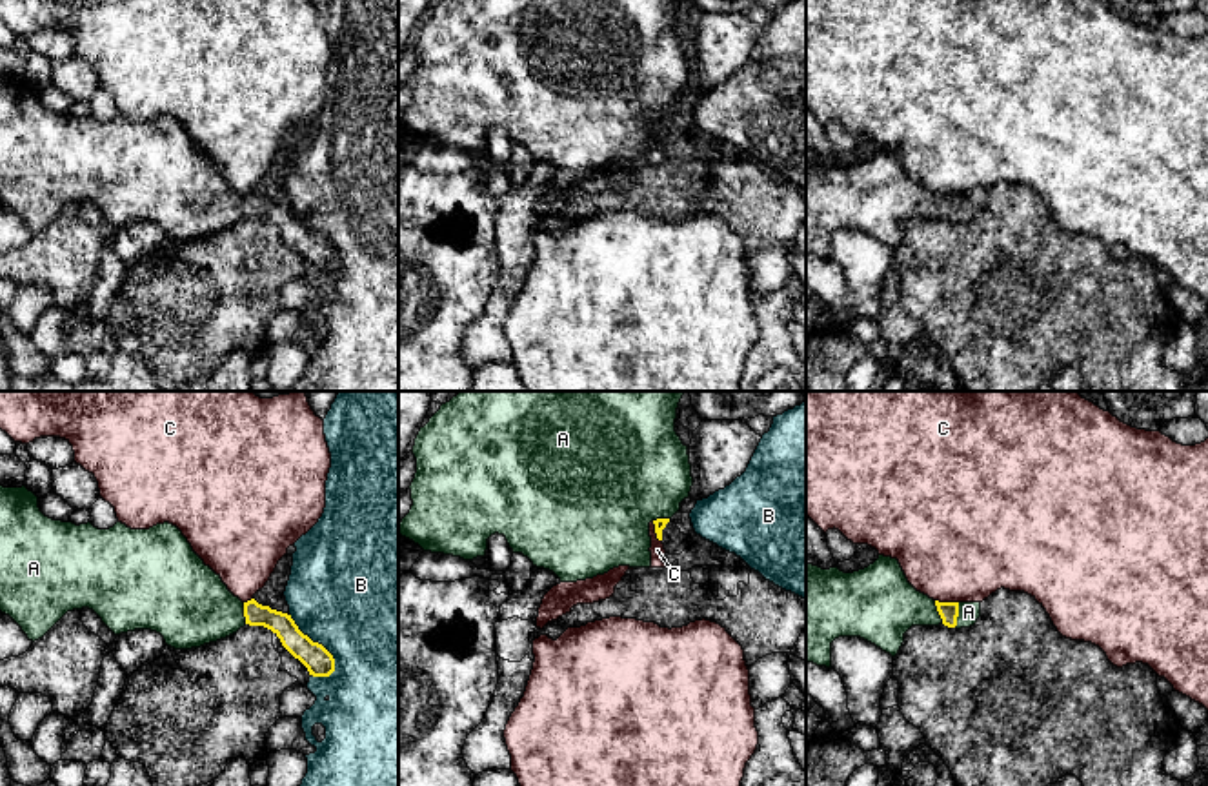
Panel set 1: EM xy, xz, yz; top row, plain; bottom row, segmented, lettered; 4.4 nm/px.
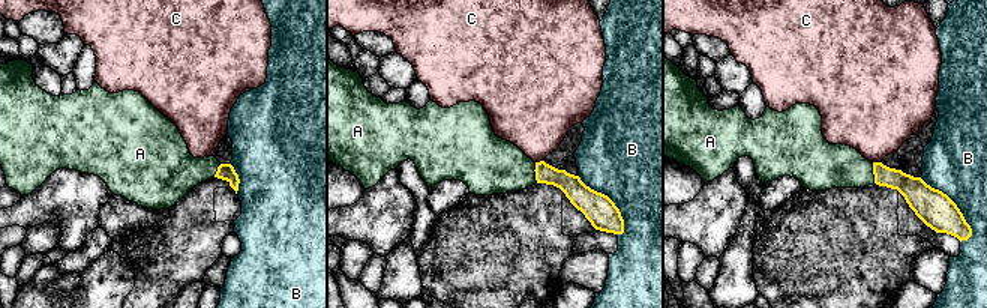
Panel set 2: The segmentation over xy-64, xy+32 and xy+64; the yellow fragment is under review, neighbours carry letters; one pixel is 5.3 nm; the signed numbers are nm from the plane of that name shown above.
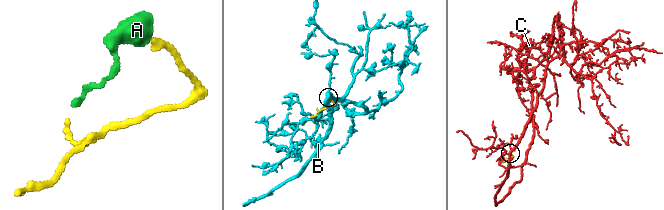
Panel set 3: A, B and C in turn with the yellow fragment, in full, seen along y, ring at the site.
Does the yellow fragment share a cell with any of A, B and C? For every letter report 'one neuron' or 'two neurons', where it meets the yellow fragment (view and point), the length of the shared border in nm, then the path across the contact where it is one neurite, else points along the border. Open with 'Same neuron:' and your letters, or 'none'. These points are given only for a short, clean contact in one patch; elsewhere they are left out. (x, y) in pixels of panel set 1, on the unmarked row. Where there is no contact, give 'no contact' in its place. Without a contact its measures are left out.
Same neuron: A
A: one neuron; meets yellow in yz at (957, 208); contact 110 nm long; runs through yz (948, 204), (957, 208), (968, 204)
B: two neurons; meets yellow in xy at (317, 235); contact 340 nm long
C: two neurons; meets yellow in yz at (946, 195); contact 110 nm long; border along yz (936, 191), (957, 195)

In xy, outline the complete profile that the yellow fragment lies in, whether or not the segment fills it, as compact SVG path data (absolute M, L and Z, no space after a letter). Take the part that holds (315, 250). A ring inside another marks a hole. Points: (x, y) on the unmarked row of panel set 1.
M0 78L0 204L9 207L29 233L42 231L67 204L89 200L115 226L151 222L175 242L200 240L237 226L246 217L271 222L282 238L313 269L335 264L333 247L304 227L291 207L235 189L193 144L182 124L169 116L131 122L116 115L98 122L91 115L53 113L38 100L38 89L22 80Z

